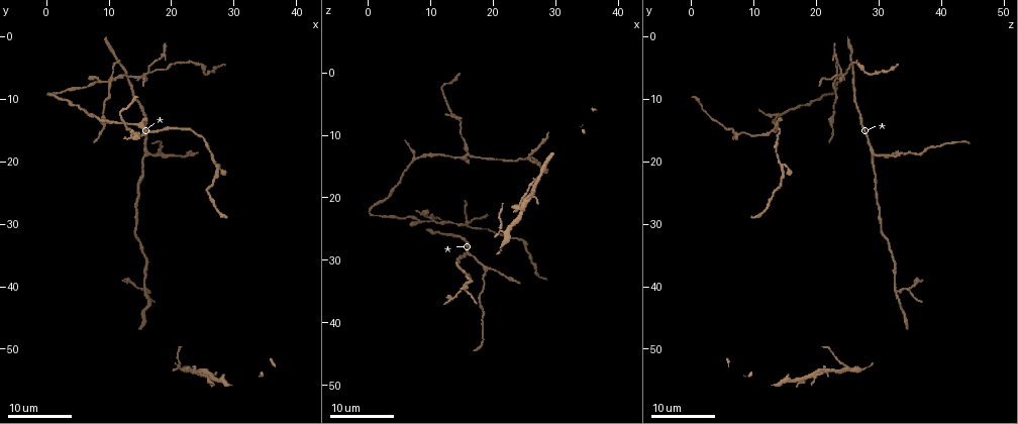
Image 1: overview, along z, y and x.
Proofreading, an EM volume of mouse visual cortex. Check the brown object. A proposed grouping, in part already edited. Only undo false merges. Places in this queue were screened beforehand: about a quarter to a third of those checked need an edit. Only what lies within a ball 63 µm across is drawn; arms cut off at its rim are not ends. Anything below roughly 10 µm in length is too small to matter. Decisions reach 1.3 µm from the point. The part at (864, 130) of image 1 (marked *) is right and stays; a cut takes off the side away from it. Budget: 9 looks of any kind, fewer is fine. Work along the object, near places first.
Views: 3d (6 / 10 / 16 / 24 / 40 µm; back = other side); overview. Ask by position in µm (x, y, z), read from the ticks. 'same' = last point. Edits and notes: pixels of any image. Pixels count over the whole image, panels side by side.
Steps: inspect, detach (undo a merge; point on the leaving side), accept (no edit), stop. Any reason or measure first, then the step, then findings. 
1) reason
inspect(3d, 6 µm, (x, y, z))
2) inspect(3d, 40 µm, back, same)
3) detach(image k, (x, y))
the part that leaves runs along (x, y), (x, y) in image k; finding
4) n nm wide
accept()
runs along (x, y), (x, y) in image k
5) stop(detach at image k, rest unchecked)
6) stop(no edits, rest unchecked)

three arms meet
inspect(3d, 24 µm, (16.0, 15.0, 13.5))

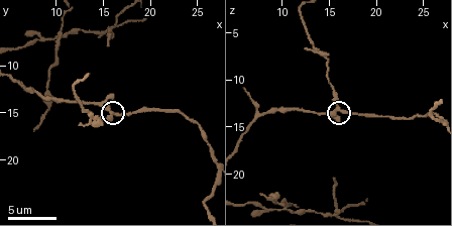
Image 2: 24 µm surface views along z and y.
closer look
inspect(3d, 10 µm, (16.0, 15.0, 13.0))

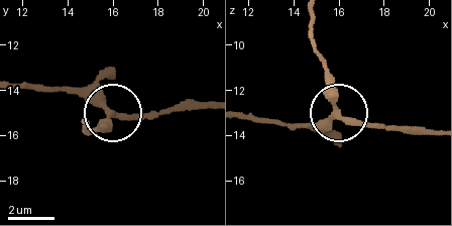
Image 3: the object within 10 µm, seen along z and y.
side arm 18 µm
accept()
runs along (17, 83), (87, 91), (110, 114), (98, 129) in image 3; continuous, no second neuron

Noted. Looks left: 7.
thin neck
inspect(3d, 6 µm, (8.2, 13.0, 13.4))

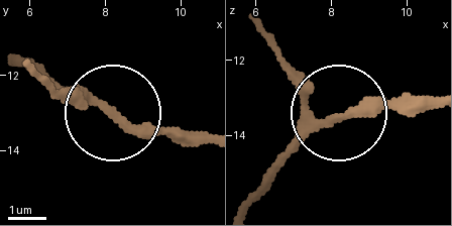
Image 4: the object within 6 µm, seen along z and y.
accept()
runs along (19, 62), (141, 126), (209, 132) in image 4; continuous, no second neuron

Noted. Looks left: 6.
a fork
inspect(3d, 24 µm, (16.0, 18.5, 29.5))

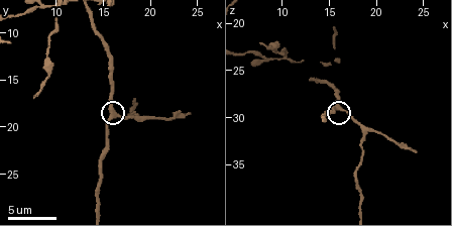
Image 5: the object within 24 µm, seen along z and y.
inspect(3d, 10 µm, (16.0, 19.0, 29.0))

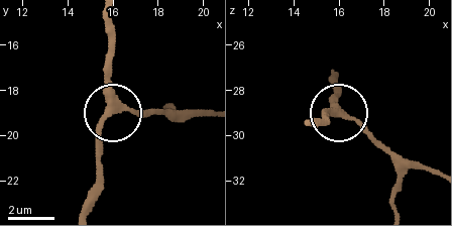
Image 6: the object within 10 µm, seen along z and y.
300 nm wide
accept()
runs along (110, 23), (112, 112), (165, 108) in image 6; one neuron here

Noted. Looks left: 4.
calibre changes
inspect(3d, 16 µm, (27.0, 20.0, 14.0))

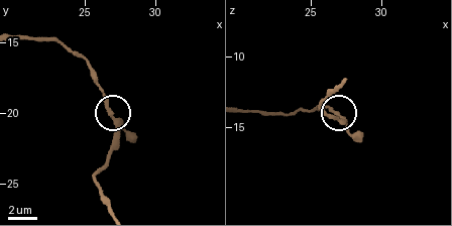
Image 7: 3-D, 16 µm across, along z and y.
zoom in
inspect(3d, 6 µm, (26.6, 20.0, 14.2))

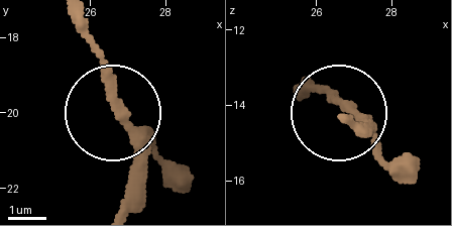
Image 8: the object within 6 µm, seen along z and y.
accept()
runs along (72, 19), (101, 59), (129, 135), (139, 200) in image 8; all the same neuron

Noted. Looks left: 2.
looks like a crossing
inspect(3d, 6 µm, (10.6, 6.6, 23.4))

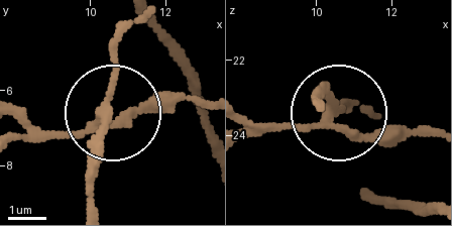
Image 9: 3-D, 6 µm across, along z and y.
4 arms
detach(image 9, (97, 160))
two neurons meet here

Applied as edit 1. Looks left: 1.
stop(detach at image 9, rest unchecked)

